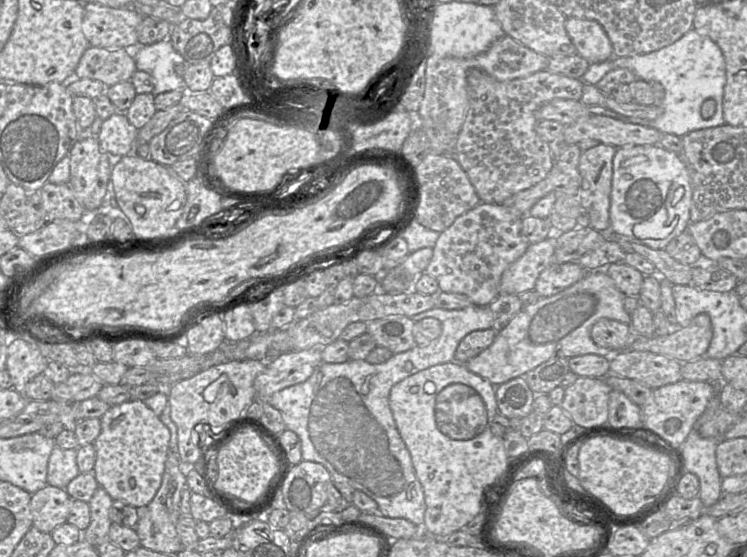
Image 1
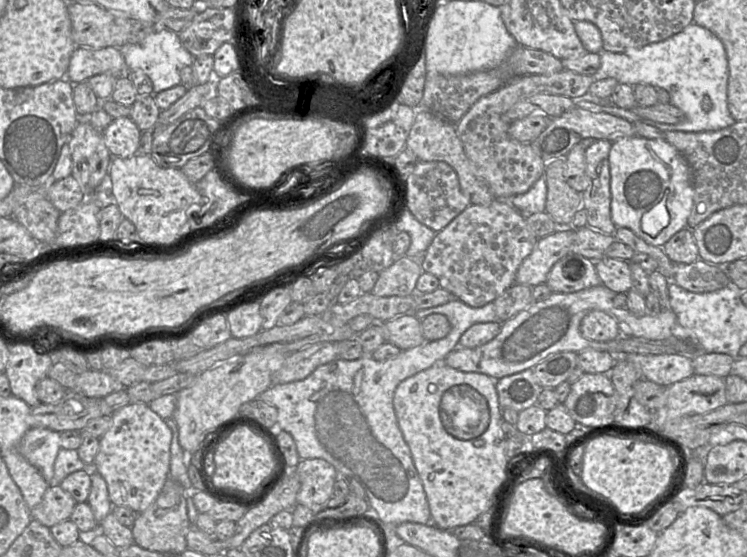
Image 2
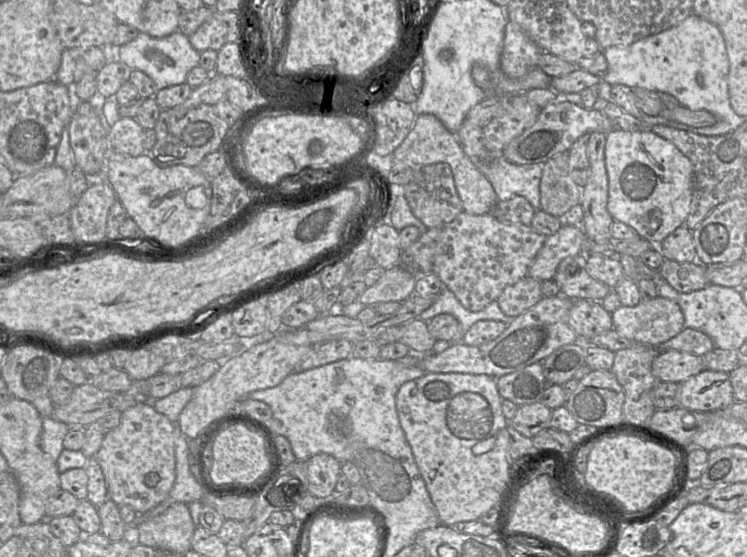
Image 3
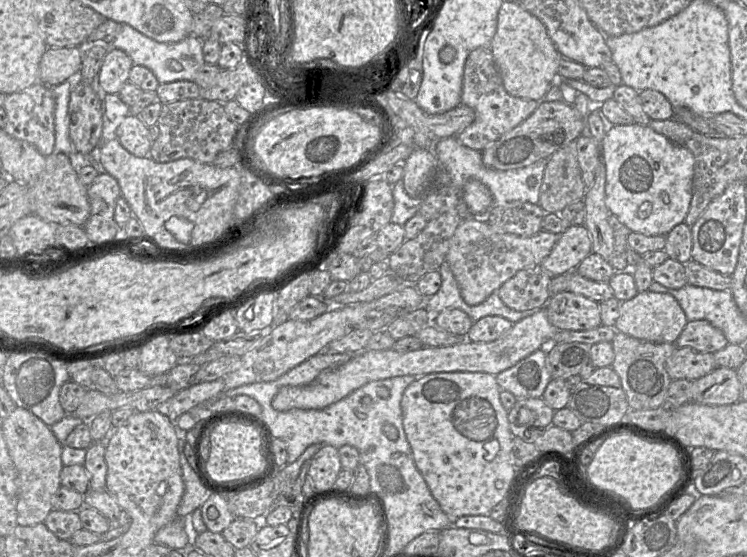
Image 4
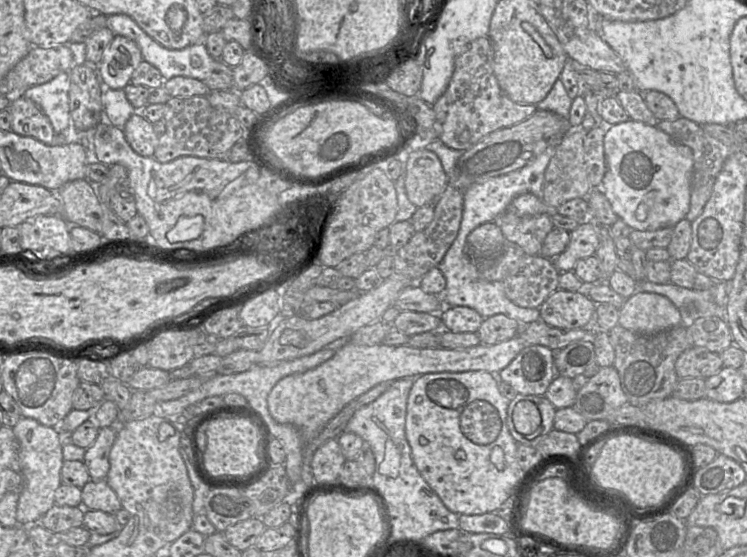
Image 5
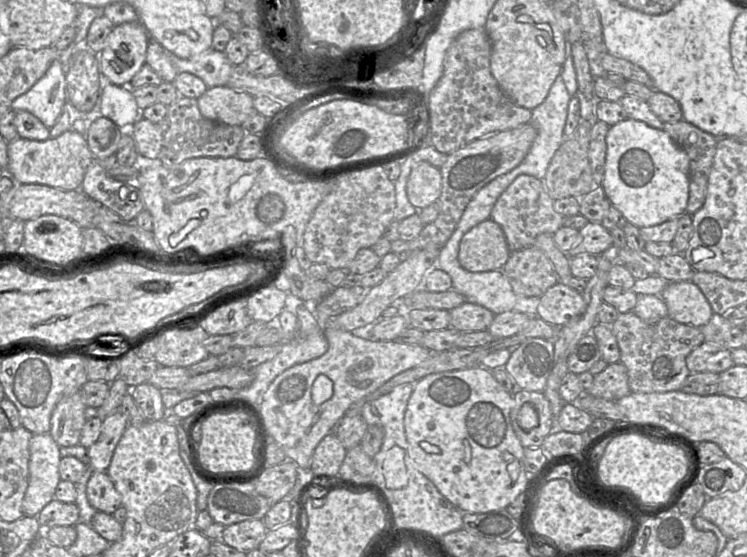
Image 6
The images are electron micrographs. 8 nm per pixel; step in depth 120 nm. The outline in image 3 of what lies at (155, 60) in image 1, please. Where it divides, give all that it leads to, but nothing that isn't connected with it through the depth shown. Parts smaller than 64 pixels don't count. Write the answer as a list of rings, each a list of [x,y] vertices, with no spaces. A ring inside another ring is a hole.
[[[180,31],[161,38],[140,32],[134,40],[108,50],[112,58],[117,59],[128,70],[139,70],[148,75],[157,86],[157,91],[186,83],[189,71],[199,65],[200,58],[200,52],[193,48],[189,37]]]

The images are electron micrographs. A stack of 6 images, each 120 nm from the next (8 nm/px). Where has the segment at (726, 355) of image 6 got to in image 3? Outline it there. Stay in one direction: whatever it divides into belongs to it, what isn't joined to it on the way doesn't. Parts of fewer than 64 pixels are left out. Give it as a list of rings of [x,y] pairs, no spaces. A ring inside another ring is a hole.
[[[677,350],[659,352],[652,363],[657,381],[681,383],[704,370],[702,356]]]

